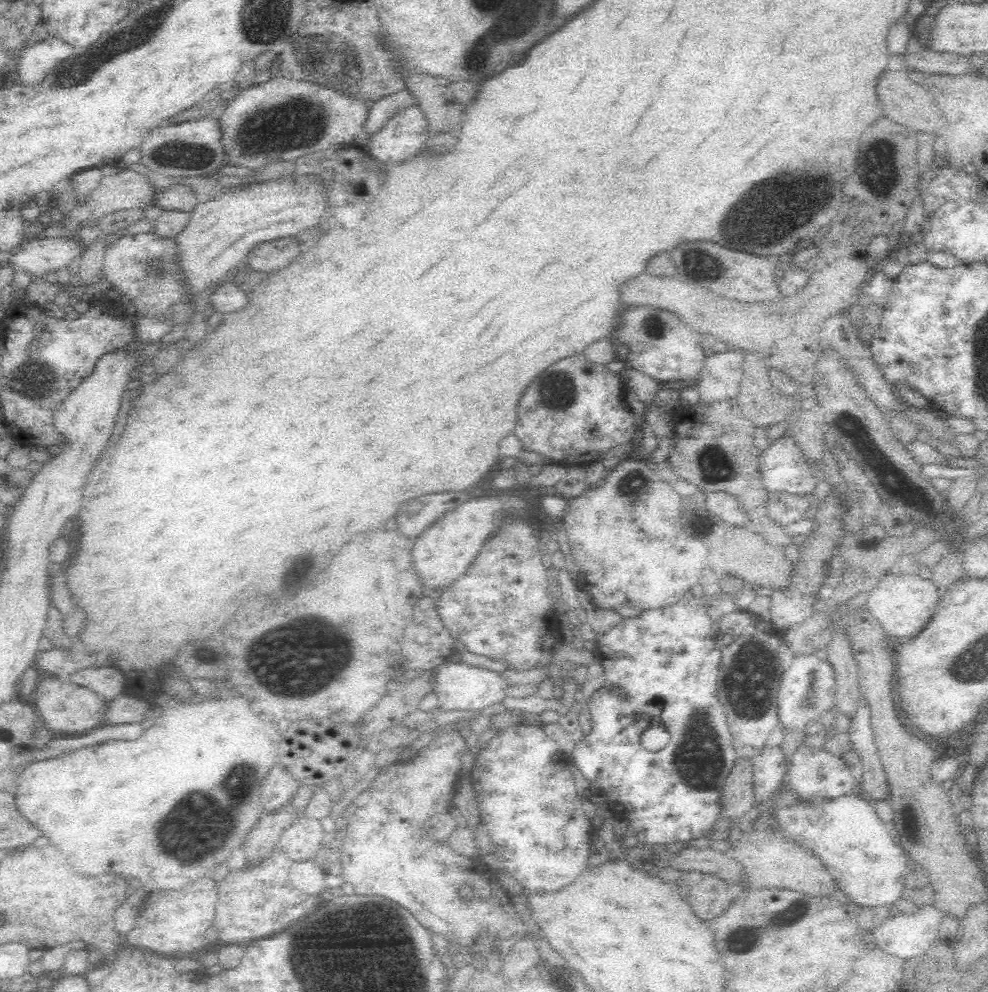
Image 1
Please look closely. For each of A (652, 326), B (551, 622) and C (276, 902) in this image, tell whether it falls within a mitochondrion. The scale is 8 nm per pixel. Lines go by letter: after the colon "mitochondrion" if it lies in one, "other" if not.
A: mitochondrion
B: other
C: other

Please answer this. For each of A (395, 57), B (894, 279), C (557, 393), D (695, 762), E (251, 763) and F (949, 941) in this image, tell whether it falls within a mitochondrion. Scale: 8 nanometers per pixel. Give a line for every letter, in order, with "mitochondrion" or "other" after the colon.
A: other
B: other
C: mitochondrion
D: mitochondrion
E: mitochondrion
F: other

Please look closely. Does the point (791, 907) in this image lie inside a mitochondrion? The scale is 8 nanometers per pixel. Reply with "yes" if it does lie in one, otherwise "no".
yes

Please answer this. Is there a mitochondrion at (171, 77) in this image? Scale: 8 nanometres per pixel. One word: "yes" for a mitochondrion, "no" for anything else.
no

